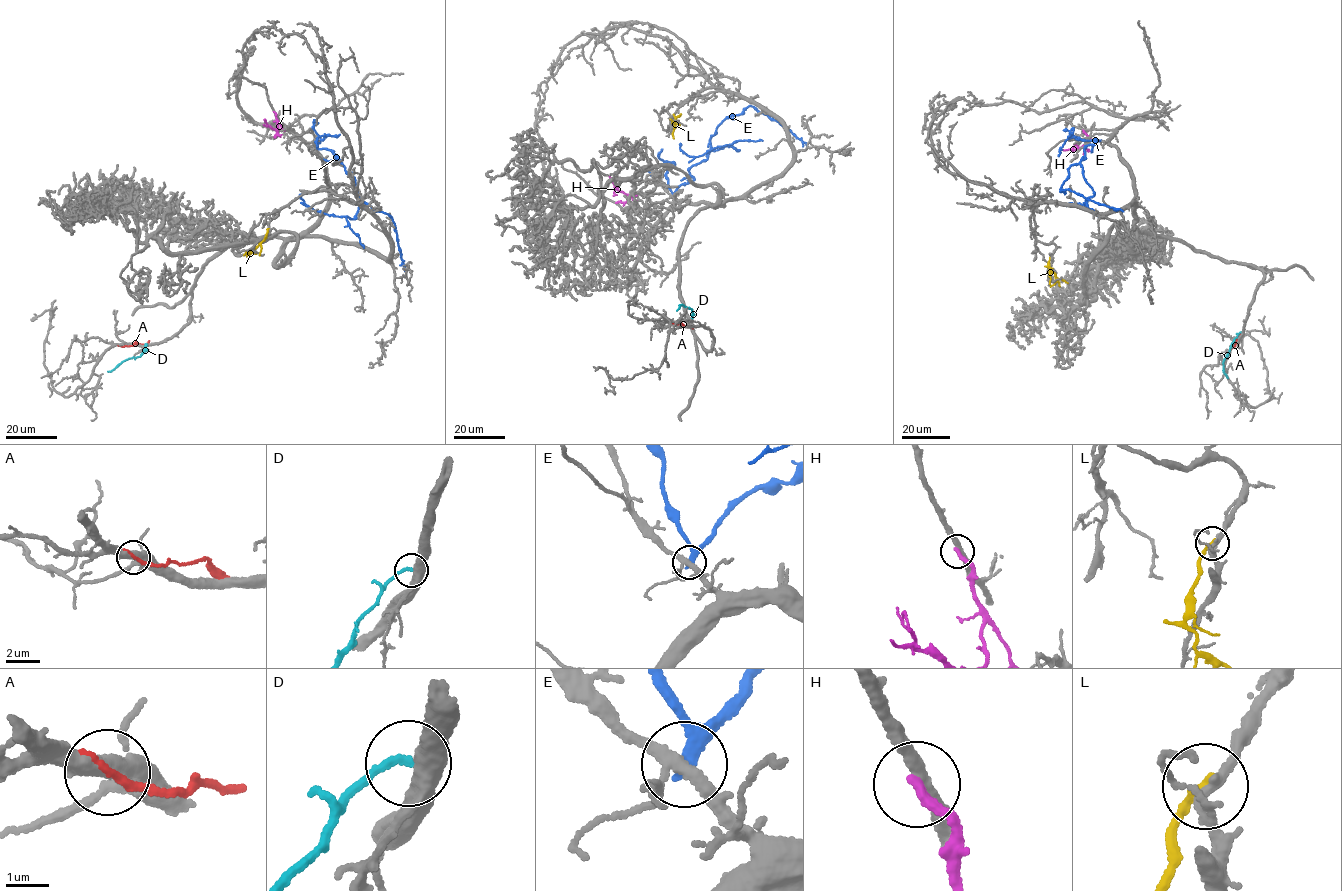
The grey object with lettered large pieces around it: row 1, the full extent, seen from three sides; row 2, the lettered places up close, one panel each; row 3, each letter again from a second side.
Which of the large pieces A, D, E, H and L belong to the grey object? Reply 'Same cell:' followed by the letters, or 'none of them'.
Same cell: none of them

